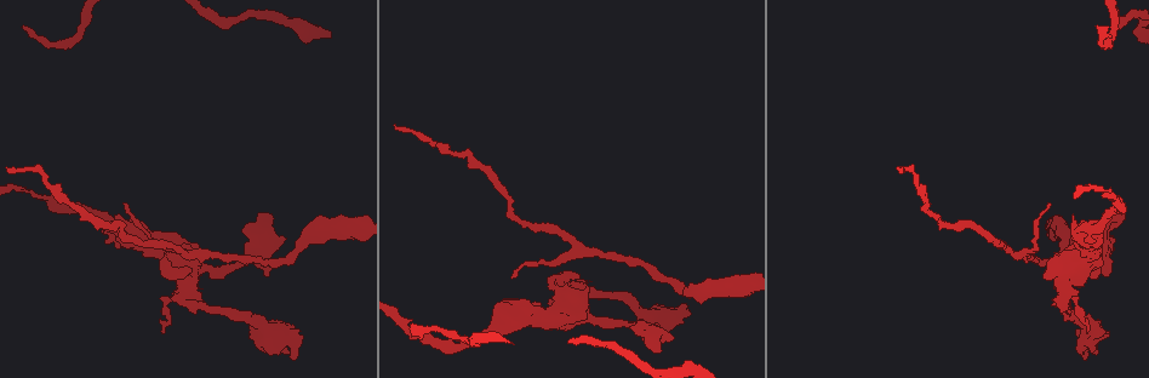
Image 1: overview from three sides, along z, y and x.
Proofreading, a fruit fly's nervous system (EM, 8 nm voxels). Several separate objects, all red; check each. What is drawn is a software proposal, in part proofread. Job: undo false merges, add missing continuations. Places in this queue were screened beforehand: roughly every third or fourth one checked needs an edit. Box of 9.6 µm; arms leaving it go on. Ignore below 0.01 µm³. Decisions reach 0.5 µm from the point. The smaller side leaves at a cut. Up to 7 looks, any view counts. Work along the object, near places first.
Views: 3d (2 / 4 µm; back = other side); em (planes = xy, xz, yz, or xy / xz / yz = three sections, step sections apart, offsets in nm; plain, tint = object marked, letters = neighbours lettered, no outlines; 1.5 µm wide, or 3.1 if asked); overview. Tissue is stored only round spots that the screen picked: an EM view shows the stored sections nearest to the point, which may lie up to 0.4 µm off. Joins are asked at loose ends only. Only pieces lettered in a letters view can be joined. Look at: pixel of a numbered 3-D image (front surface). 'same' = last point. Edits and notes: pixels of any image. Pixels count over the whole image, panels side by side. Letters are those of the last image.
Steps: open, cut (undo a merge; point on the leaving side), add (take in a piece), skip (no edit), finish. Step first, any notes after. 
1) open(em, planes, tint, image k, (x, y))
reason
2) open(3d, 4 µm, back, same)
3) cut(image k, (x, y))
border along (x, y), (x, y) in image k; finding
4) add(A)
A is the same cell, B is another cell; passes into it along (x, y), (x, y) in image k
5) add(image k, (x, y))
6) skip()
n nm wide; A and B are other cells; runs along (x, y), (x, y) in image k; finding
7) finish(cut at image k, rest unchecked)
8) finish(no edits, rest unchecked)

open(3d, 2 µm, image 1, (410, 323))
long arm stops here

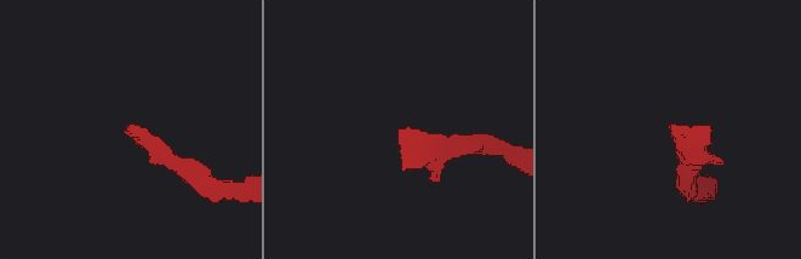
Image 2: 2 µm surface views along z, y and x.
open(em, planes, letters, image 2, (400, 130))

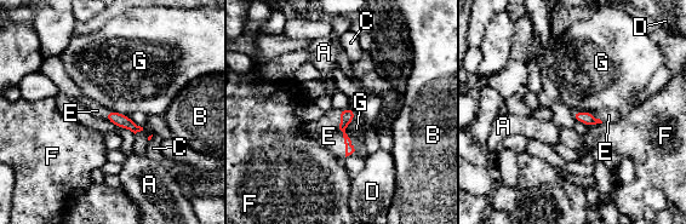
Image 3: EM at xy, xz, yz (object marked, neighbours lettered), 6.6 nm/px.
add(E)
E is the same cell, A, B, C, D, F and G are other cells; the neuron continues

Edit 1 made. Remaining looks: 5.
open(em, planes, tint, image 1, (408, 335))
sudden change in width

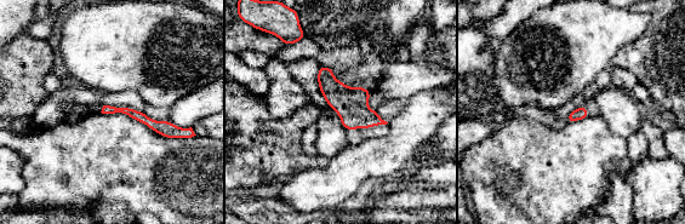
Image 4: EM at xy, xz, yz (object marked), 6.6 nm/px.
open(em, planes, letters, same)
see the neighbours

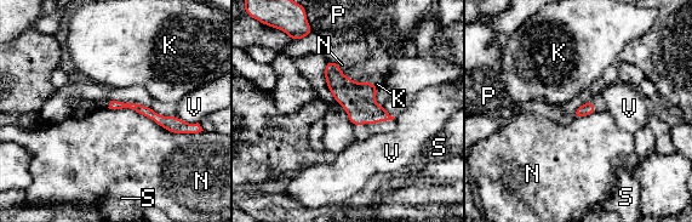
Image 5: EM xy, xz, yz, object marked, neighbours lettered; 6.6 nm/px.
skip()
K, N, P, S and V are other cells; border along (108, 107), (194, 134) in image 5; one neuron here

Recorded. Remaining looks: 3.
finish(add at image 3, rest unchecked)

